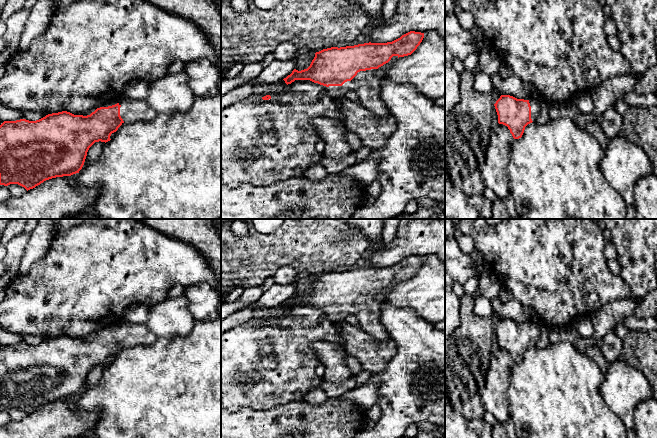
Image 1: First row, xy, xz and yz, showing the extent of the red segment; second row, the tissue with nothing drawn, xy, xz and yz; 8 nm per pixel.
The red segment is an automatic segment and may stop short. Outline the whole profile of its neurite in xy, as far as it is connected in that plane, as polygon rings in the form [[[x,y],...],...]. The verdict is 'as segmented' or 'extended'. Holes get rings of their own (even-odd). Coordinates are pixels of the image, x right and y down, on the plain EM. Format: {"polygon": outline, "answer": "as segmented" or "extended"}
{"polygon": [[[122,323],[121,329],[117,327],[108,331],[100,331],[87,340],[62,335],[48,338],[36,345],[26,343],[4,345],[0,349],[0,409],[18,408],[28,415],[46,404],[79,397],[84,389],[89,372],[95,366],[106,367],[110,365],[111,358],[116,356],[124,346],[150,345],[157,338],[146,324]]], "answer": "extended"}

